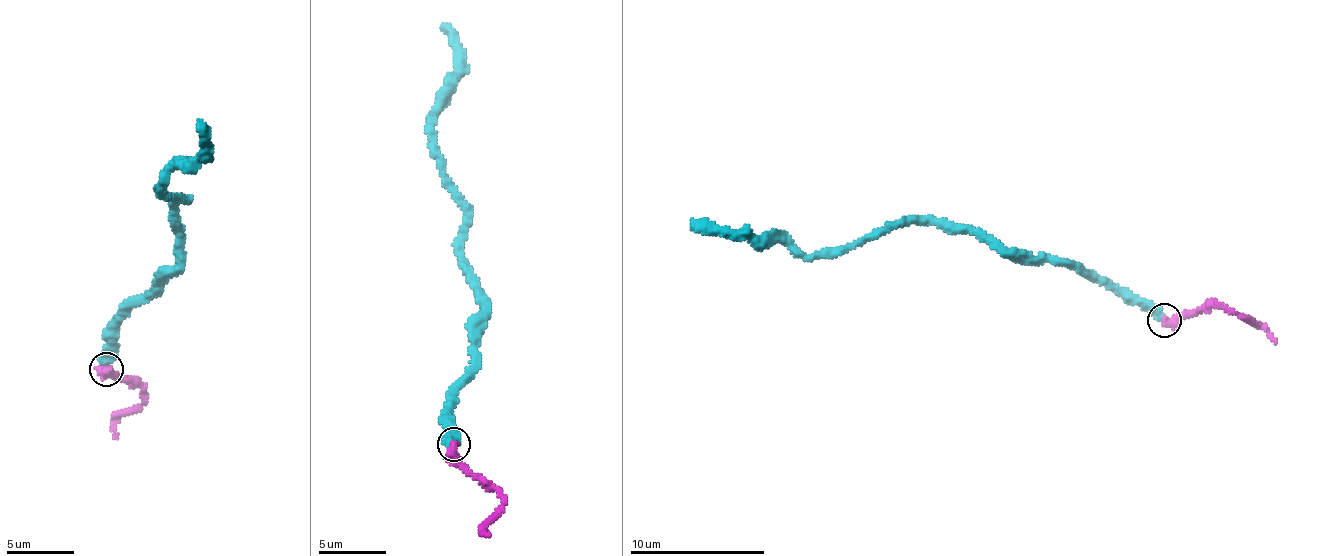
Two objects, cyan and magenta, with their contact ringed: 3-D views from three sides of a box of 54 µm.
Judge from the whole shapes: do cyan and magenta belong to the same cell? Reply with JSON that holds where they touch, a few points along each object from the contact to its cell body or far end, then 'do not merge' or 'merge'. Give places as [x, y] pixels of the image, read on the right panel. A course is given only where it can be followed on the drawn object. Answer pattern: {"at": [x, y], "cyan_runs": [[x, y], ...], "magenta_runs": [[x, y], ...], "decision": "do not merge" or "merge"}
{"at": [1164, 320], "cyan_runs": [[1163, 322], [1065, 262], [1016, 258], [929, 219], [905, 217], [851, 247], [809, 256], [691, 220]], "magenta_runs": [[1163, 321], [1214, 305], [1259, 322], [1275, 342]], "decision": "do not merge"}

